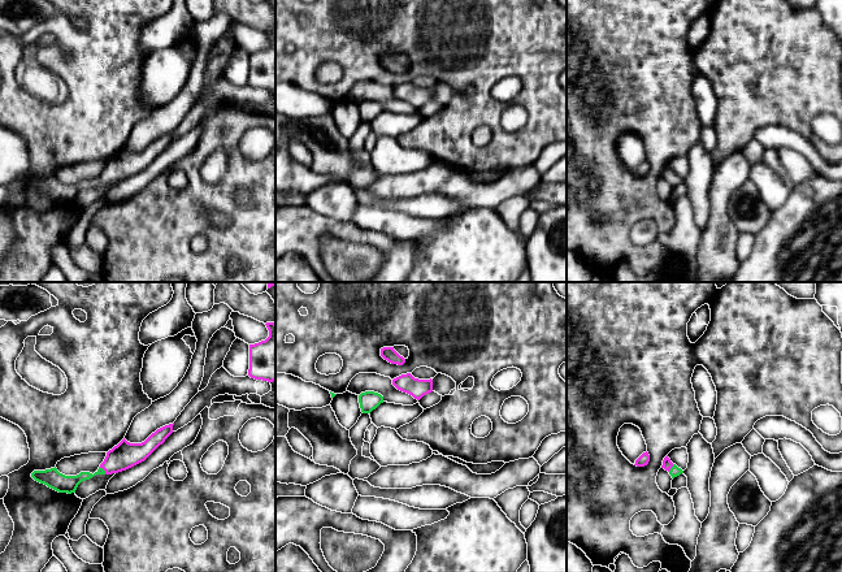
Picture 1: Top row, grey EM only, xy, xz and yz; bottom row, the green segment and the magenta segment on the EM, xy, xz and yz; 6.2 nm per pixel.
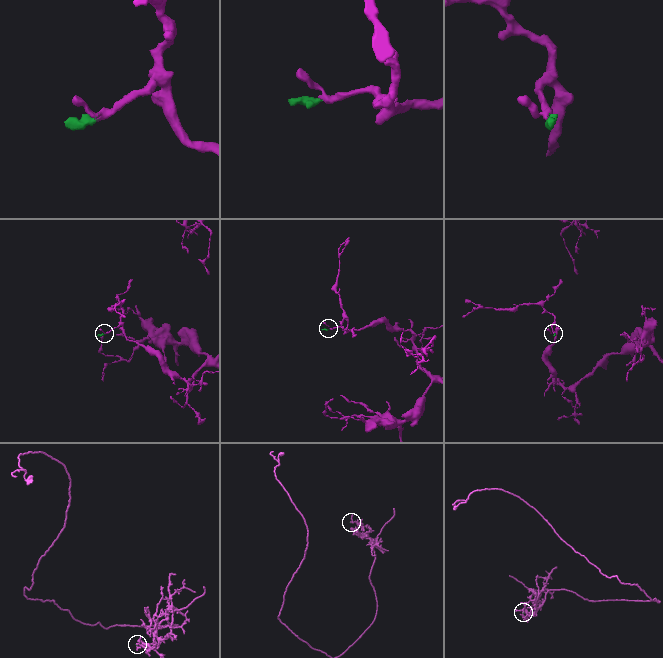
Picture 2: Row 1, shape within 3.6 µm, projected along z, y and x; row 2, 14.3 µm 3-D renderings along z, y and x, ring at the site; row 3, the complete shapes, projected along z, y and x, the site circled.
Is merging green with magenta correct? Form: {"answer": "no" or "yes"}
{"answer": "yes"}

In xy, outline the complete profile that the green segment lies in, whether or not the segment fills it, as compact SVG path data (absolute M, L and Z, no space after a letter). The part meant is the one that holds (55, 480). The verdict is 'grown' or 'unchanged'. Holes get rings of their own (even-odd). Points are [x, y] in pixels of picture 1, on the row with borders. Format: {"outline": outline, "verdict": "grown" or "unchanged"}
{"outline": "M174 422L157 429L142 443L130 443L123 438L107 452L104 462L94 474L81 472L77 476L65 476L55 467L45 471L34 471L31 477L58 493L75 493L82 481L96 474L118 473L144 462L173 433L173 425Z", "verdict": "grown"}

